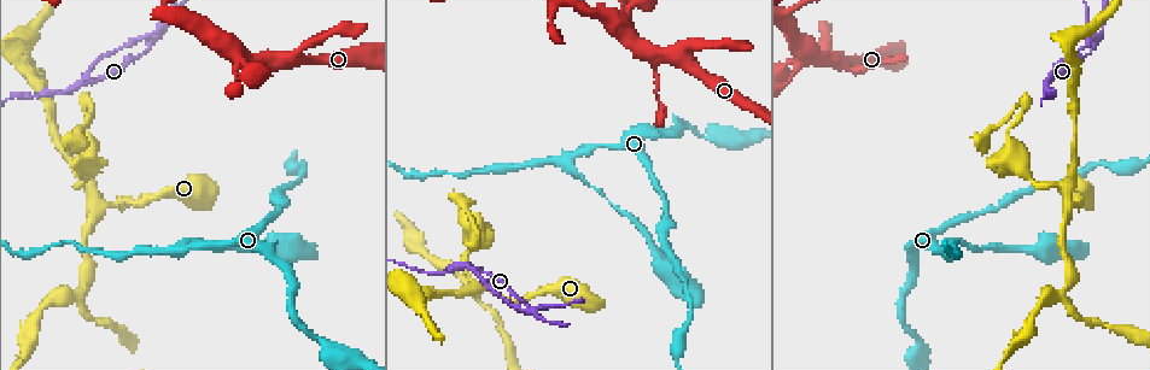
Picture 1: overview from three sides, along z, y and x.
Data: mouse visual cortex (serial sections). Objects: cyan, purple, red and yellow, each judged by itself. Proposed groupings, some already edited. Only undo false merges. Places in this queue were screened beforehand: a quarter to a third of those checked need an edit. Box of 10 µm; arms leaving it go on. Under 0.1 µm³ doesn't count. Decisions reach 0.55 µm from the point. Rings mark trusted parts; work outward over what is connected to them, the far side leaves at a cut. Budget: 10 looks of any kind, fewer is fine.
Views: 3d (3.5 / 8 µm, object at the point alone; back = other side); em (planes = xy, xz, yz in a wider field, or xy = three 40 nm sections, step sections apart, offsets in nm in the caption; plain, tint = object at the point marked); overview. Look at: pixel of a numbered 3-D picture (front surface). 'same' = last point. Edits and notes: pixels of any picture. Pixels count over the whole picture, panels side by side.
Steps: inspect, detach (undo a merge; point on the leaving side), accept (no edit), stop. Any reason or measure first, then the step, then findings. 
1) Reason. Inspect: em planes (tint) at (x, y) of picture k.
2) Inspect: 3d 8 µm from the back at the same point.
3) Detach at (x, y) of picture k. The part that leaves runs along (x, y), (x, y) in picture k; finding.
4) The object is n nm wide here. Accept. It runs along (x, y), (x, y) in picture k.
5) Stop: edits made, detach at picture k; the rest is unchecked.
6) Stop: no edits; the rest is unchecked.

Calibre changes. Inspect: 3d 3.5 µm at (569, 161) of picture 1.

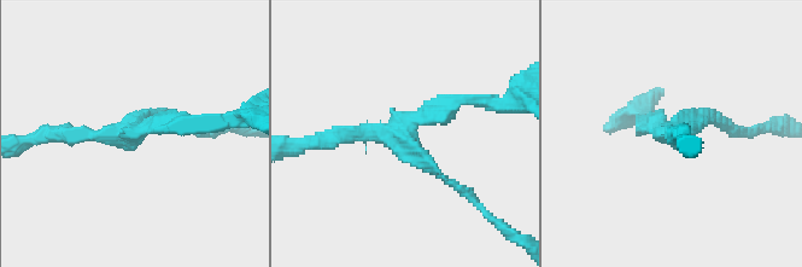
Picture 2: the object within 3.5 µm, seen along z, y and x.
Inspect: em planes (tint) at (132, 131) of picture 2.

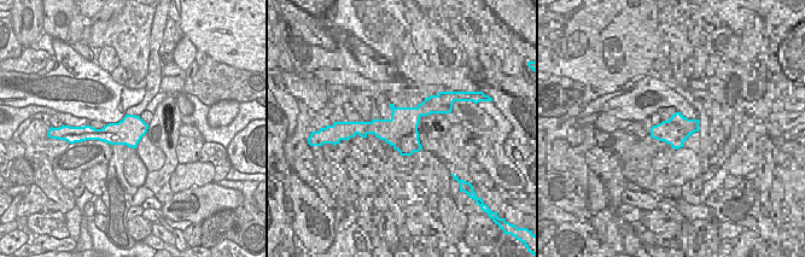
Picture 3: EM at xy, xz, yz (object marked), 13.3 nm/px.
3 arms meet here. Accept. It runs along (470, 99), (404, 131), (456, 186) in picture 2; all the same cell.

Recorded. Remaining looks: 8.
A fork. Inspect: 3d 3.5 µm at (103, 207) of picture 1.

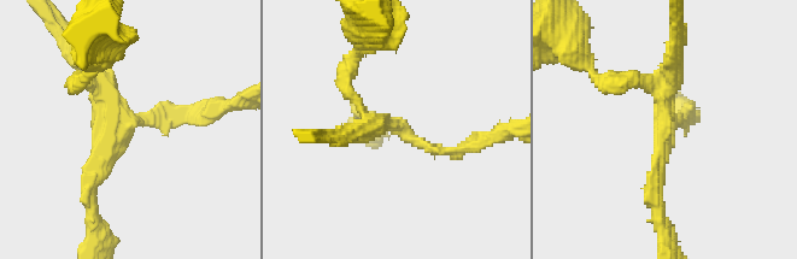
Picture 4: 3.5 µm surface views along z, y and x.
3 arms meet here; the arms are 150, 200, 300 nm wide; now the EM. Inspect: em xy step 1 (tint) at (128, 121) of picture 4.

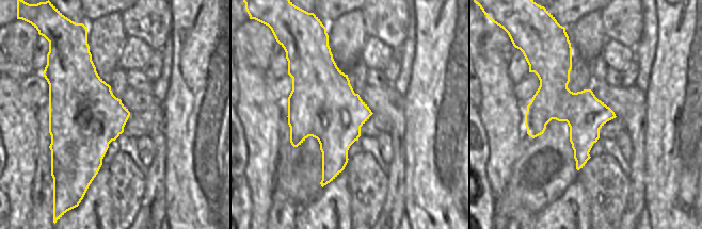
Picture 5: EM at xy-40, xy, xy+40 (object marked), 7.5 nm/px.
Accept. Continuous, no second cell.

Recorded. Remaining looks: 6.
Arms part here. Inspect: 3d 8 µm at (80, 293) of picture 1.

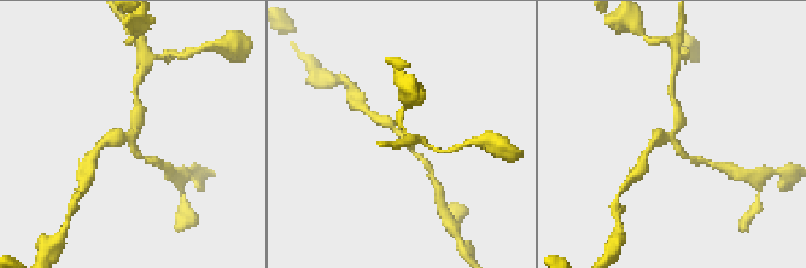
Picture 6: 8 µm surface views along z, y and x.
Zoom in. Inspect: 3d 3.5 µm at the same point.

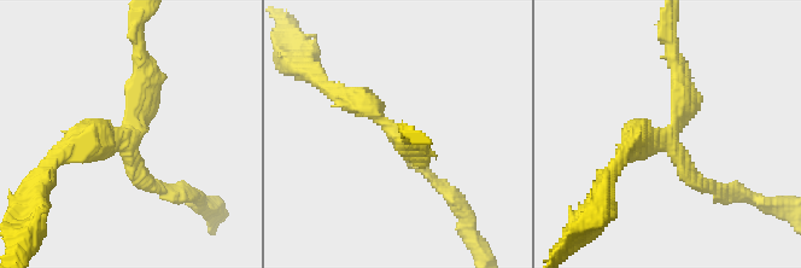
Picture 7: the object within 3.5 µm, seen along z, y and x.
Accept. It runs along (139, 50), (132, 124), (69, 146) in picture 7; all the same cell.

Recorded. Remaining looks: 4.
Sharp bend. Inspect: 3d 3.5 µm at (1096, 44) of picture 1.

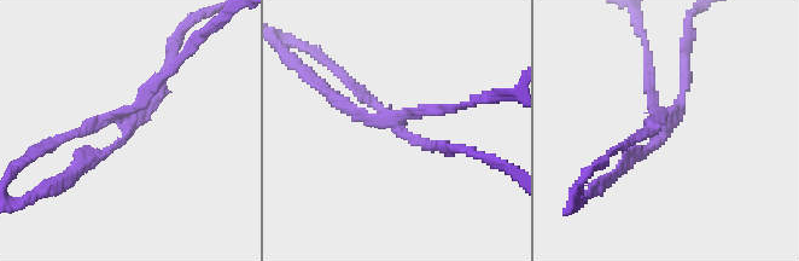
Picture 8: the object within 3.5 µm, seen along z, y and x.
Inspect: em xy step 3 (tint) at (127, 129) of picture 8.

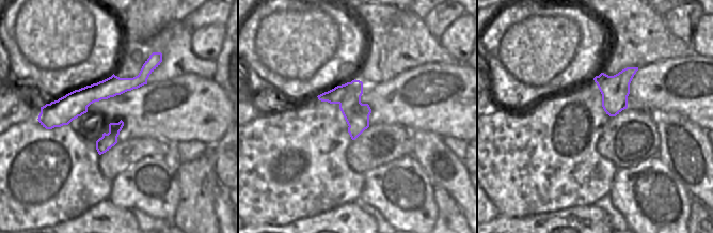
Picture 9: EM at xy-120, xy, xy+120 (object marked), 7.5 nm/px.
The object is 200 nm wide here. Detach at (346, 106) of picture 8. The part that leaves runs along (391, 123), (413, 111), (472, 102) in picture 8; two cells meet here.

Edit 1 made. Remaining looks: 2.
Stop: edits made, detach at picture 8; the rest is unchecked.

